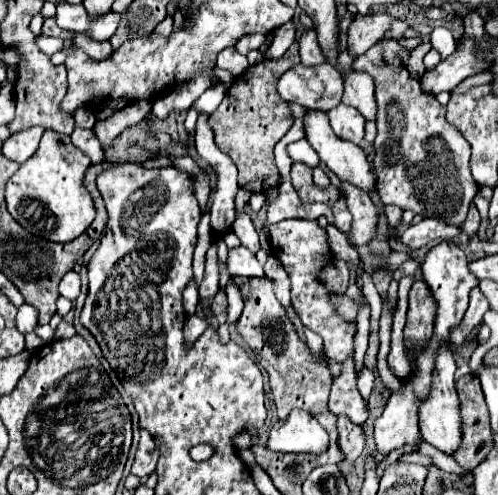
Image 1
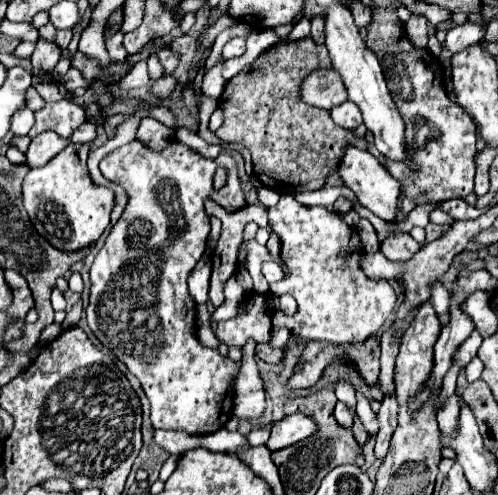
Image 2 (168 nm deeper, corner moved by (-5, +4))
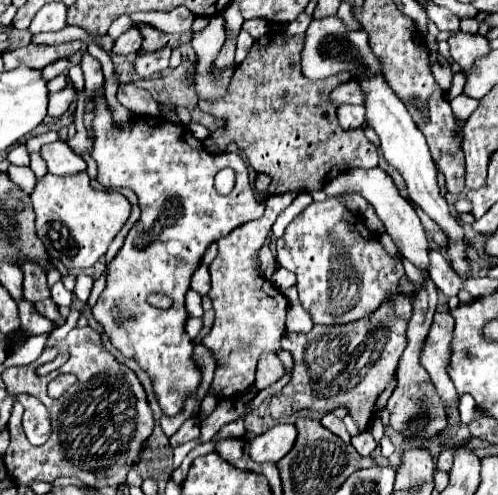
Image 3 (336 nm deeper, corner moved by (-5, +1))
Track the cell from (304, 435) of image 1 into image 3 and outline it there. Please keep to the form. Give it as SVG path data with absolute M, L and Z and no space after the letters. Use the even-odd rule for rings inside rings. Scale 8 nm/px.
M290 423L274 425L266 433L258 435L254 441L250 441L250 455L254 461L278 461L282 459L294 445L298 437L298 427Z

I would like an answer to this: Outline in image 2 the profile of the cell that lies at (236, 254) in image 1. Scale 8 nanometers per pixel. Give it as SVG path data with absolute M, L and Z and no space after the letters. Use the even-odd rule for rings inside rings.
M274 262L264 264L264 266L262 266L262 272L264 272L264 276L266 276L266 280L268 280L270 284L272 284L272 282L278 282L278 280L282 280L282 278L284 278L282 268L280 268L278 264L274 264Z

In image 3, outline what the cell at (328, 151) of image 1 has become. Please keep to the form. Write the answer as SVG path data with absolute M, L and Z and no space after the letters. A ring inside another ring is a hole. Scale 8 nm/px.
M374 167L374 169L352 169L352 171L348 171L348 173L338 175L336 179L332 179L326 185L324 193L328 197L346 195L346 193L358 193L358 195L362 195L374 207L378 219L386 227L386 233L396 243L400 255L406 257L408 261L412 261L418 269L428 269L428 249L430 249L430 243L426 239L426 231L424 231L424 227L422 227L416 211L412 209L412 205L400 195L400 191L396 189L392 177L386 171L382 171L380 167Z

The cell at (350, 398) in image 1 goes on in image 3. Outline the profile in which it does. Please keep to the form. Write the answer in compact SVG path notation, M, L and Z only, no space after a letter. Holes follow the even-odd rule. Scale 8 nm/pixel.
M326 413L326 415L322 415L320 421L324 423L324 427L328 427L330 431L334 431L334 435L338 435L344 443L350 443L350 433L346 431L342 419L338 419L334 413Z

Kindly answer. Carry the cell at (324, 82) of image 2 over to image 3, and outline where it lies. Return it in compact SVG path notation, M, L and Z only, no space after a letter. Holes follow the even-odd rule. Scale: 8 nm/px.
M350 79L346 83L340 83L336 89L332 89L330 93L330 103L334 107L340 107L340 105L346 105L346 103L356 103L360 105L362 103L362 95L360 95L360 87L356 87L356 81Z

